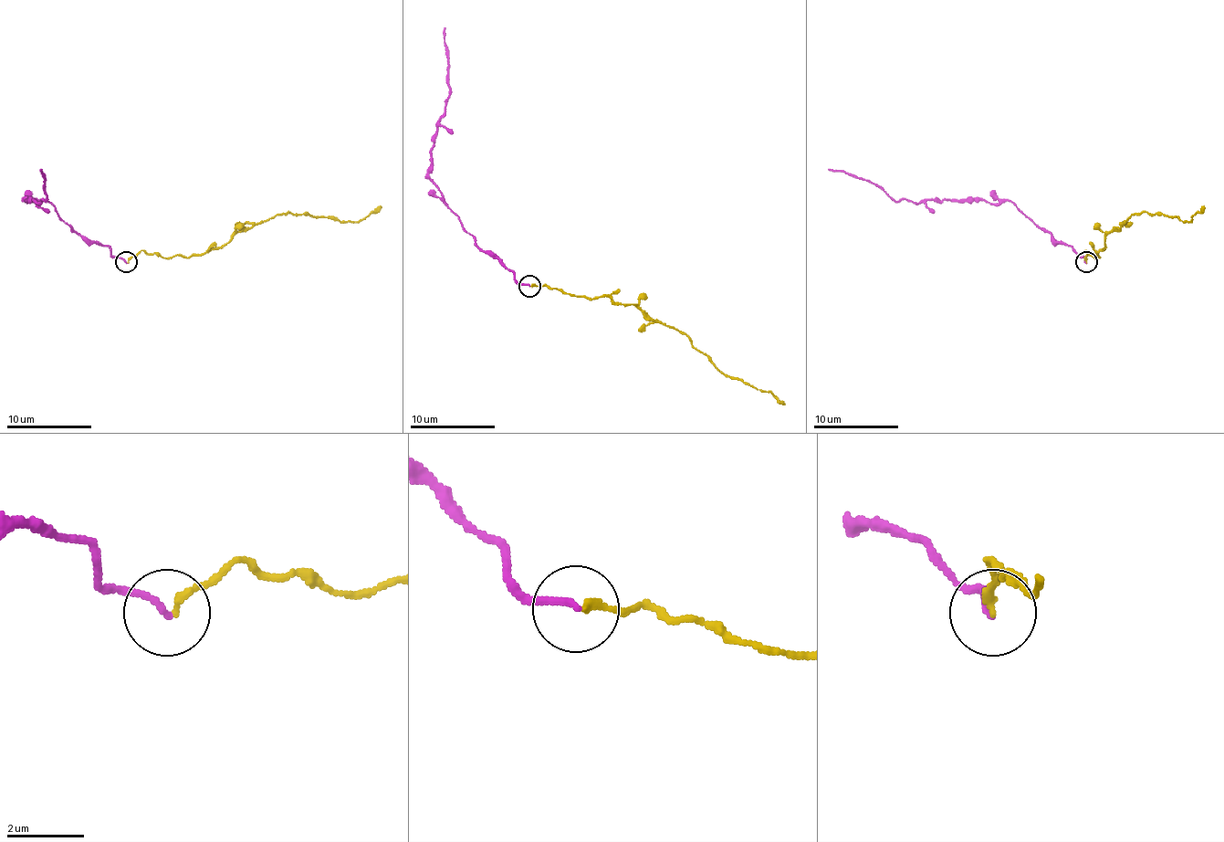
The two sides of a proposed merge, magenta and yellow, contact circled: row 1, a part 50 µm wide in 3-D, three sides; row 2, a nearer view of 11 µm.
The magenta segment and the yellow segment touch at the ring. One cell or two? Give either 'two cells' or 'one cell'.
two cells

